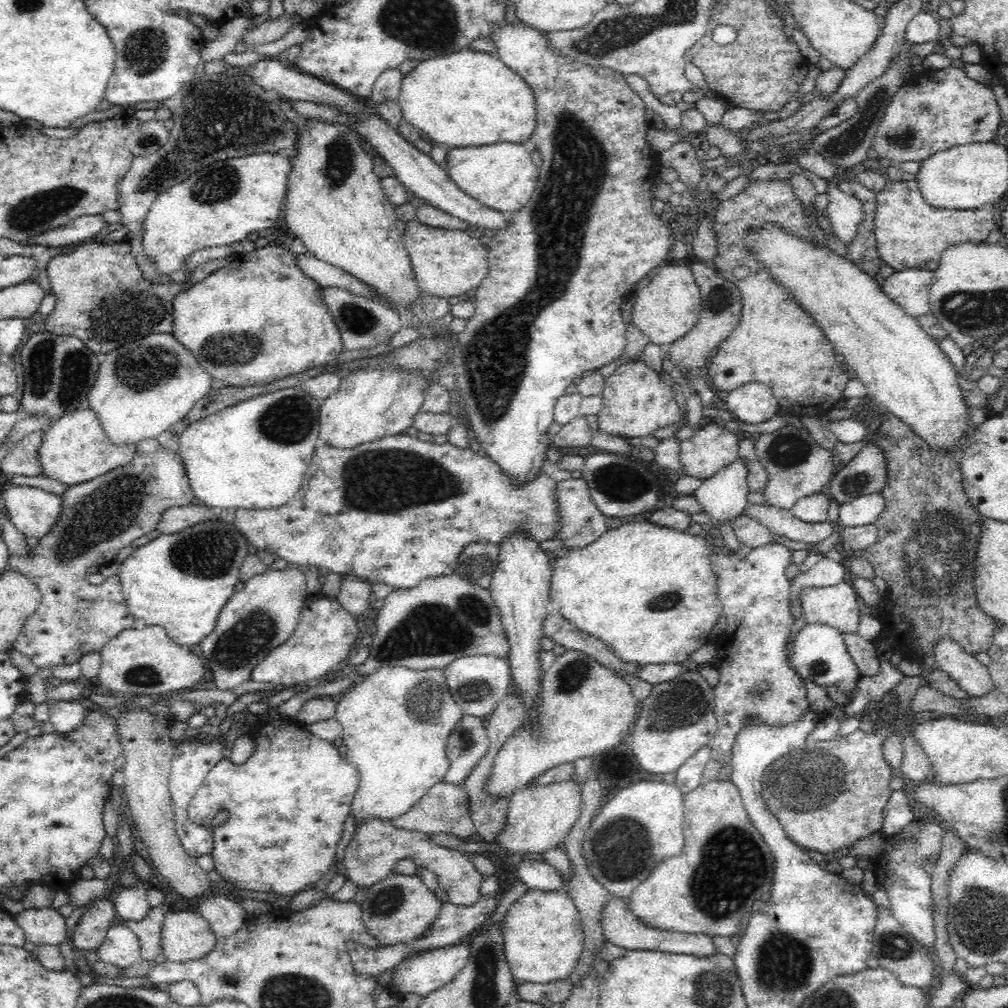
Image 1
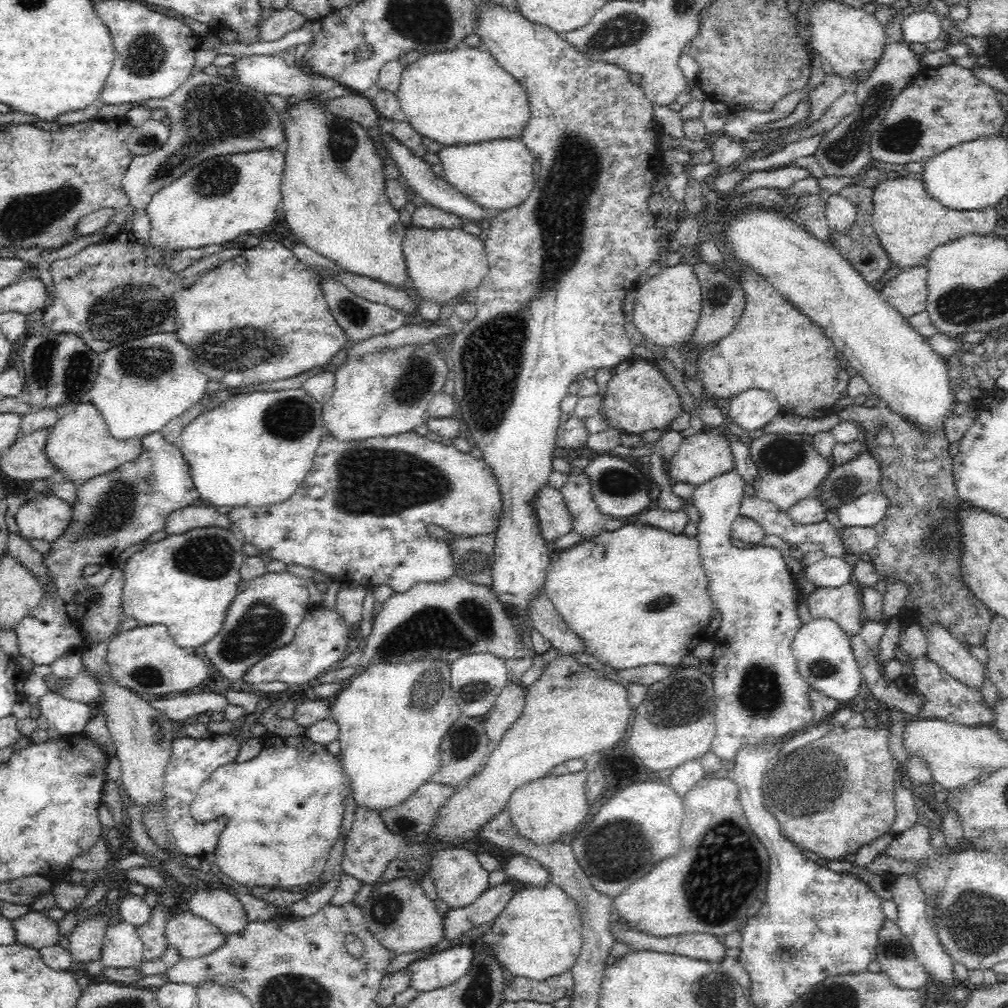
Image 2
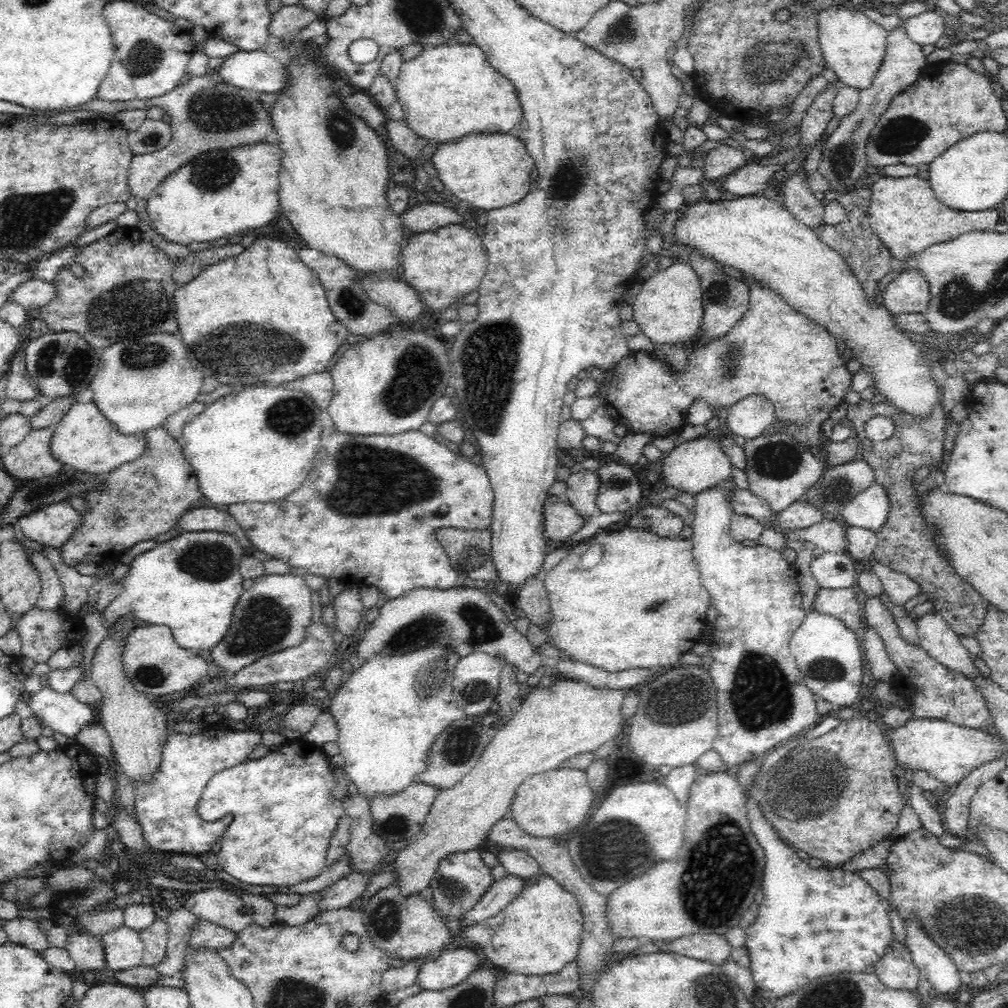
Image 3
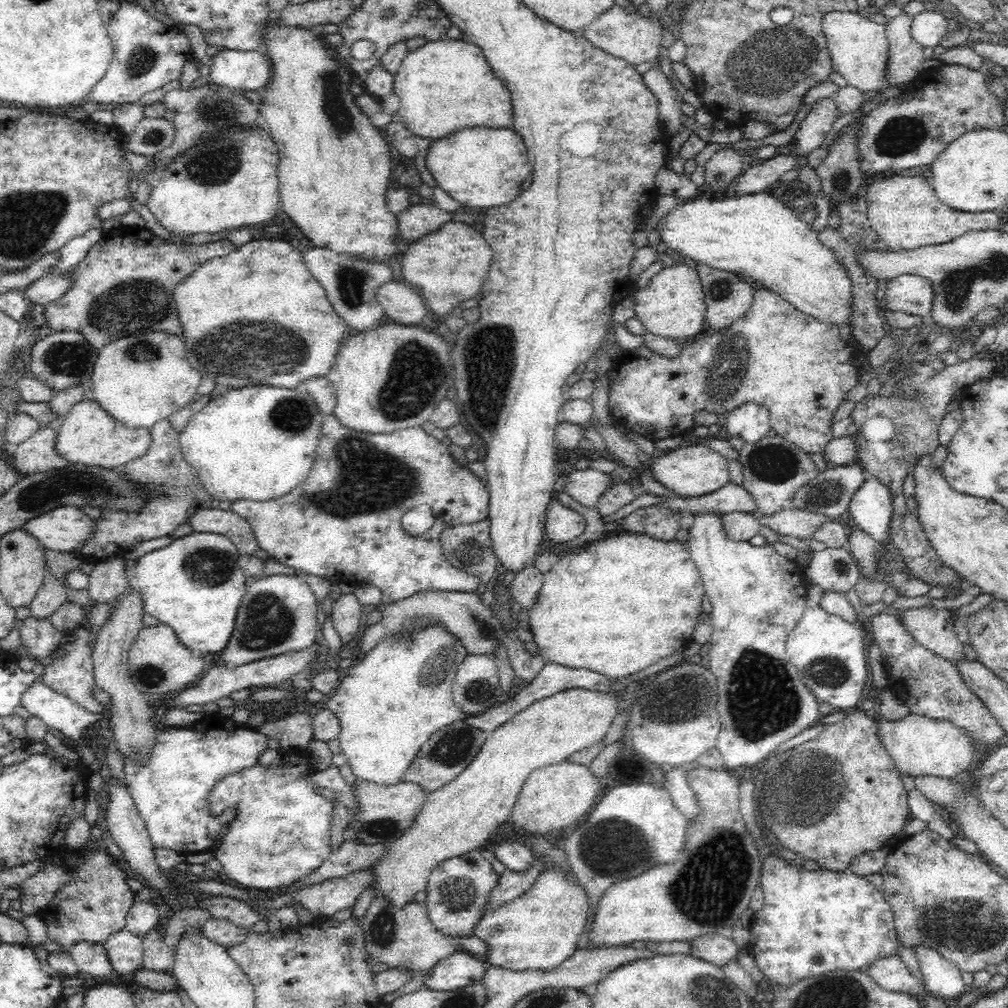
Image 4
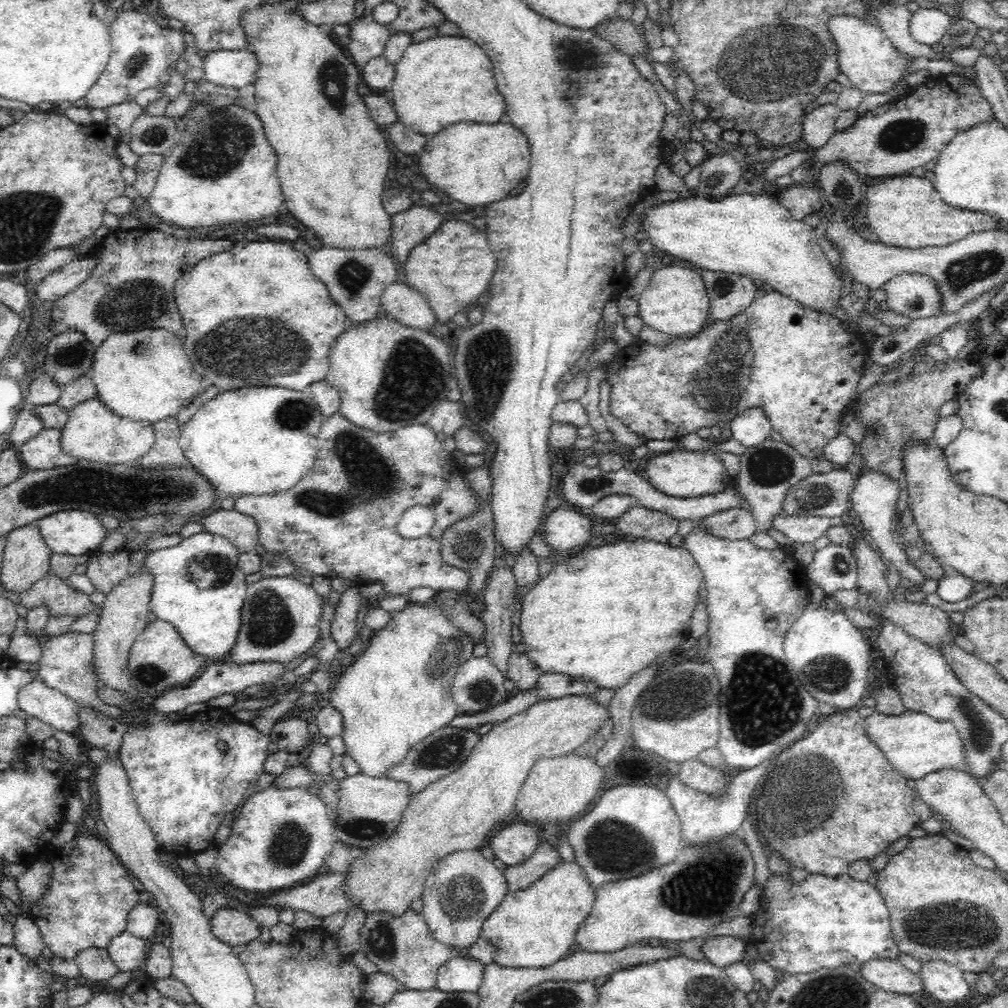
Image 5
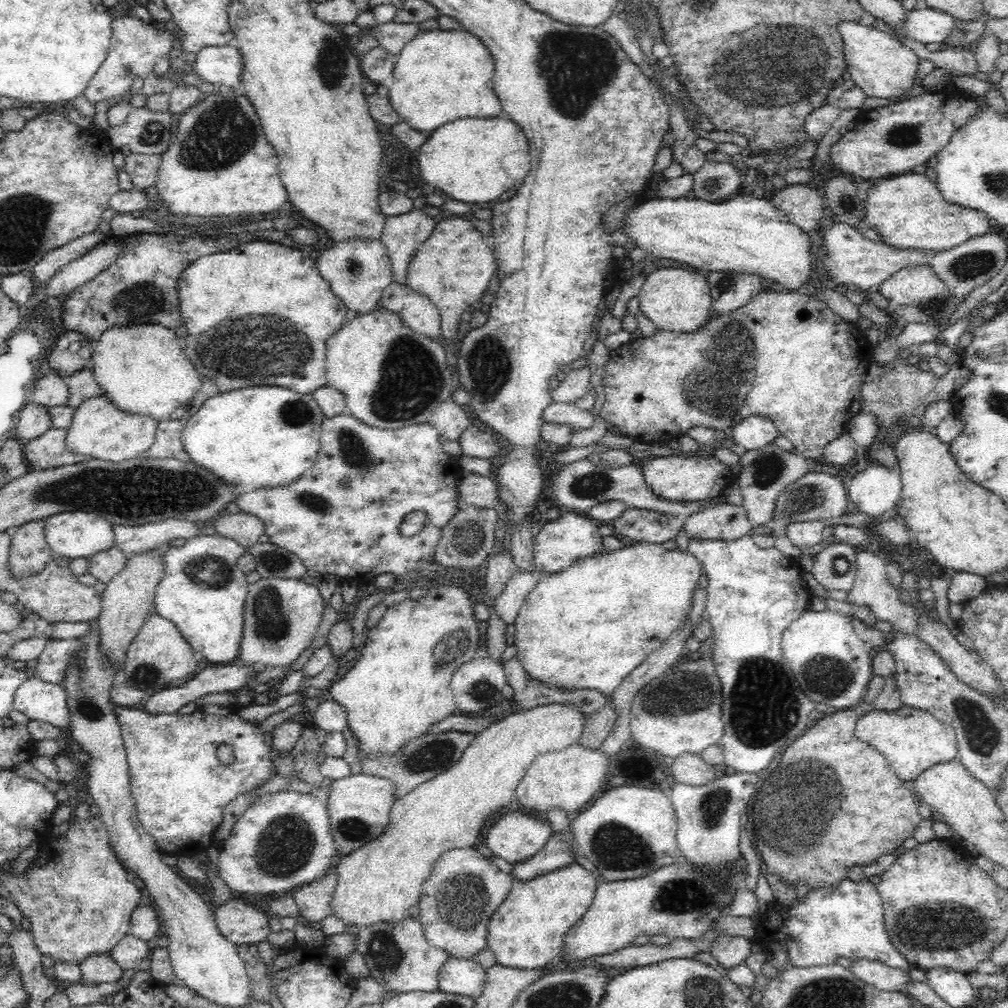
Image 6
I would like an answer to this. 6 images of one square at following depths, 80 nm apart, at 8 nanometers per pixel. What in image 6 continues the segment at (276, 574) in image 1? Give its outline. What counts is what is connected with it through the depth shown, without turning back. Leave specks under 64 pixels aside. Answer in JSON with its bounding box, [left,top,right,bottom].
[235,578,325,666]

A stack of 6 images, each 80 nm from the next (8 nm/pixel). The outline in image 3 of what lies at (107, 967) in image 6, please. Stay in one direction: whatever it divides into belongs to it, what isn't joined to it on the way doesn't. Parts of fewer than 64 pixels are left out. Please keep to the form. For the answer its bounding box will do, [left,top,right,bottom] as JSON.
[65,932,105,970]

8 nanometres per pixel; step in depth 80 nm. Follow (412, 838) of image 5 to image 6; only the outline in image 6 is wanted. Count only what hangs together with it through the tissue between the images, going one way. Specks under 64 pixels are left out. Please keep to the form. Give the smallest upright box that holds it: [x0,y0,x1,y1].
[331,702,592,928]

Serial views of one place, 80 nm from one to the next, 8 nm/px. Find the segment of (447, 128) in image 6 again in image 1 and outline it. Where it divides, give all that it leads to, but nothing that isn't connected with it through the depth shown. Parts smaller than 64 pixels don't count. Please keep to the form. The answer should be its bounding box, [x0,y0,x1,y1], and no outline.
[447,142,539,214]

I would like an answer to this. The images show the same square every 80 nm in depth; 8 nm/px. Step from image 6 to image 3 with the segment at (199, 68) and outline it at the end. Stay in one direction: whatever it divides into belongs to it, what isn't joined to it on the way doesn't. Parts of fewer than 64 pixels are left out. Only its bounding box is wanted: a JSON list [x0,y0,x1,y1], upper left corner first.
[216,51,287,93]

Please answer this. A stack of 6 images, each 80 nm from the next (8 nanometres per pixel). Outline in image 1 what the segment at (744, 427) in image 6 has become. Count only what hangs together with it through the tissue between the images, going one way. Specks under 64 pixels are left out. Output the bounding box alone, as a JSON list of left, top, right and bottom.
[726,381,780,424]

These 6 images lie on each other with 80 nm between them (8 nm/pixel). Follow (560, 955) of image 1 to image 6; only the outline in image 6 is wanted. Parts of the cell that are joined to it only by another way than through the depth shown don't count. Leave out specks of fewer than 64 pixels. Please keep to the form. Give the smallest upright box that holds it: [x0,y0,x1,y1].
[486,863,599,970]

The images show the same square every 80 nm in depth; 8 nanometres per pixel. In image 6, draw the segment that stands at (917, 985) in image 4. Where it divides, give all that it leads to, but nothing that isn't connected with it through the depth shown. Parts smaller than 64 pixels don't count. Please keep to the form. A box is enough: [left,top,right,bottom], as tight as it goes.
[850,961,912,992]

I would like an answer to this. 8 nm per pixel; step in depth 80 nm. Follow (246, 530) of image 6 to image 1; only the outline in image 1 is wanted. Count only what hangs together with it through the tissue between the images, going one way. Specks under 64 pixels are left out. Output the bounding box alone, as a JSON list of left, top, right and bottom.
[155,504,214,535]

